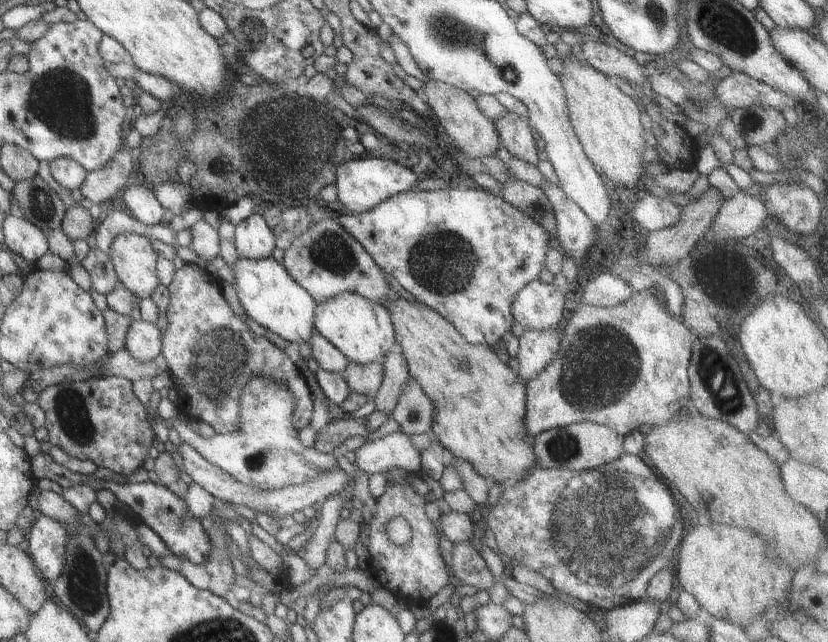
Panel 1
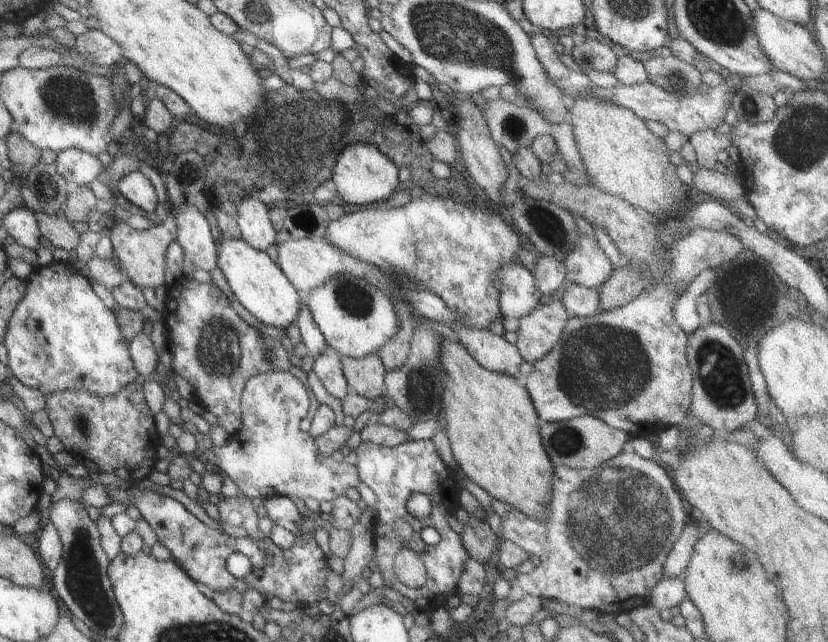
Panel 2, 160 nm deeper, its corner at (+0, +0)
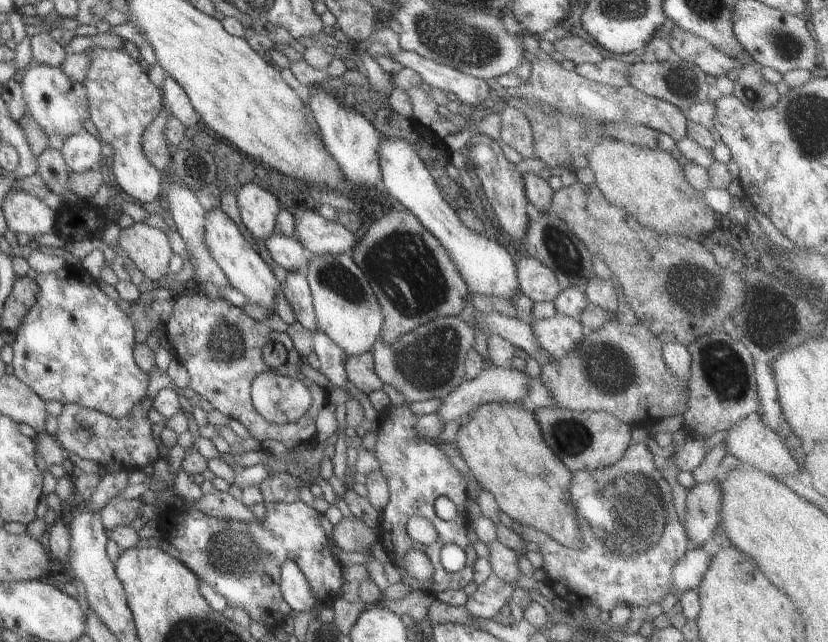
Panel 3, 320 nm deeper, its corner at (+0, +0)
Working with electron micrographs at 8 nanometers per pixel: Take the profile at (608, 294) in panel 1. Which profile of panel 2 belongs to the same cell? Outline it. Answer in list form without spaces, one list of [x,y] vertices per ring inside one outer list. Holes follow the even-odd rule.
[[[568,283],[563,288],[560,301],[571,317],[586,317],[596,312],[598,290]]]

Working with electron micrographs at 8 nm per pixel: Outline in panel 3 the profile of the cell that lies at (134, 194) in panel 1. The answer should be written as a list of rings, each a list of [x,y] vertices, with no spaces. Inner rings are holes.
[[[88,48],[88,67],[82,85],[85,91],[88,118],[95,125],[100,142],[109,144],[113,154],[109,160],[108,179],[138,203],[151,202],[159,196],[161,172],[148,161],[141,146],[141,135],[162,107],[160,89],[155,87],[141,69],[138,57],[128,49]]]

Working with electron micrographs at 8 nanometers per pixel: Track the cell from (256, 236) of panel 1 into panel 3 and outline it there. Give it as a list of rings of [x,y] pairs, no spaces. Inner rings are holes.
[[[245,184],[236,192],[236,205],[243,226],[256,238],[265,240],[273,233],[276,216],[281,206],[279,200],[259,188]]]

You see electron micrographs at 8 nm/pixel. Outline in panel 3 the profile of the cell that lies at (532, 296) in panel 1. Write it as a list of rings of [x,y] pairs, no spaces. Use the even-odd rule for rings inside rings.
[[[381,137],[376,148],[383,192],[395,198],[401,208],[409,211],[423,228],[430,232],[447,251],[452,264],[466,284],[469,293],[503,297],[507,300],[518,290],[516,281],[517,256],[484,235],[467,230],[452,209],[441,197],[428,168],[420,161],[412,146],[397,137]]]

